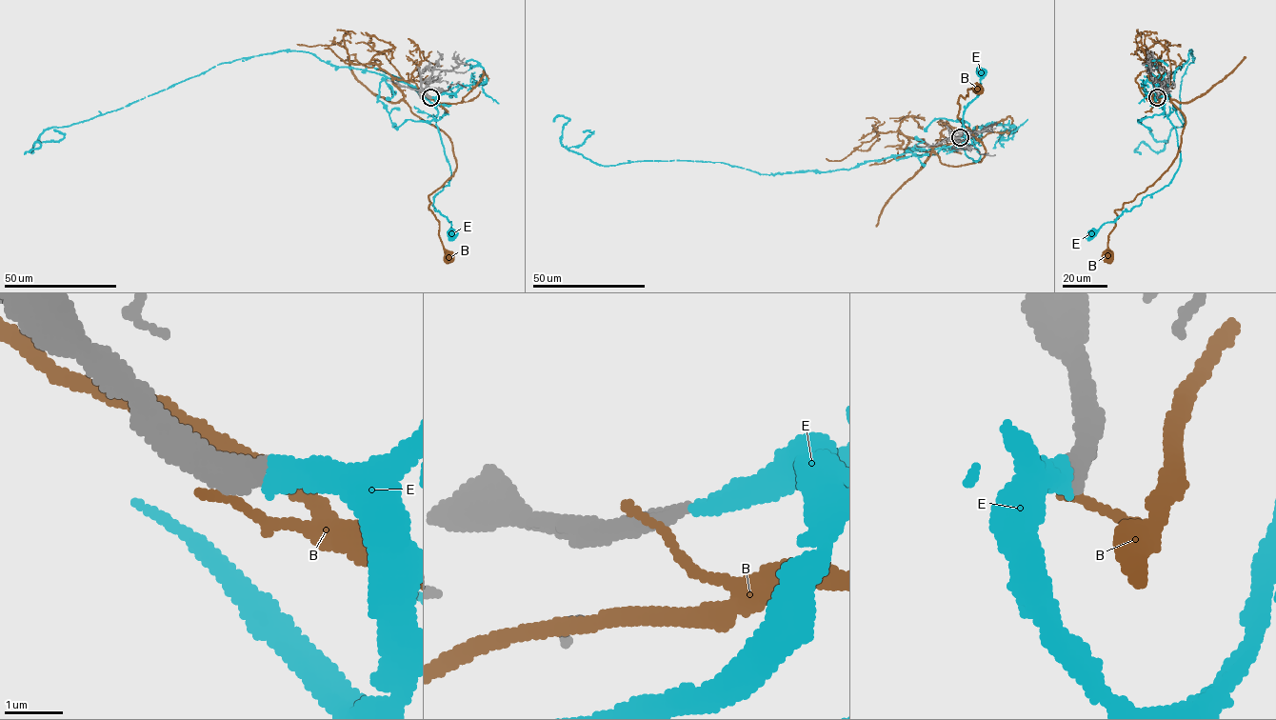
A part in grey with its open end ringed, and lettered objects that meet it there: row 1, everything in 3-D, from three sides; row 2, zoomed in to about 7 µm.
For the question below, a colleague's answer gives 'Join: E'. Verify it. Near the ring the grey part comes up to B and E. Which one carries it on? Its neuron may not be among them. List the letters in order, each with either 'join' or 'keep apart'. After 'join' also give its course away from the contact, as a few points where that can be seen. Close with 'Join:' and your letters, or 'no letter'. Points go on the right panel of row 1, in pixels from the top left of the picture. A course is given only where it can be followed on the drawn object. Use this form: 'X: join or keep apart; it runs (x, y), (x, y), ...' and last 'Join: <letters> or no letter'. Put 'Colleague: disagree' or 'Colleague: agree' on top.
Colleague: agree
B: keep apart
E: join; it runs (1156, 97), (1175, 128), (1178, 170), (1169, 183), (1093, 234)
Join: E

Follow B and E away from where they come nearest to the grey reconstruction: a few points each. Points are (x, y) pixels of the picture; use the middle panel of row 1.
B: (958, 137), (939, 146), (922, 140), (943, 164), (980, 162), (985, 148), (958, 117), (959, 97), (978, 89)
E: (960, 137), (965, 136), (965, 153), (976, 161), (980, 153), (963, 119), (966, 105), (980, 91), (979, 73)

